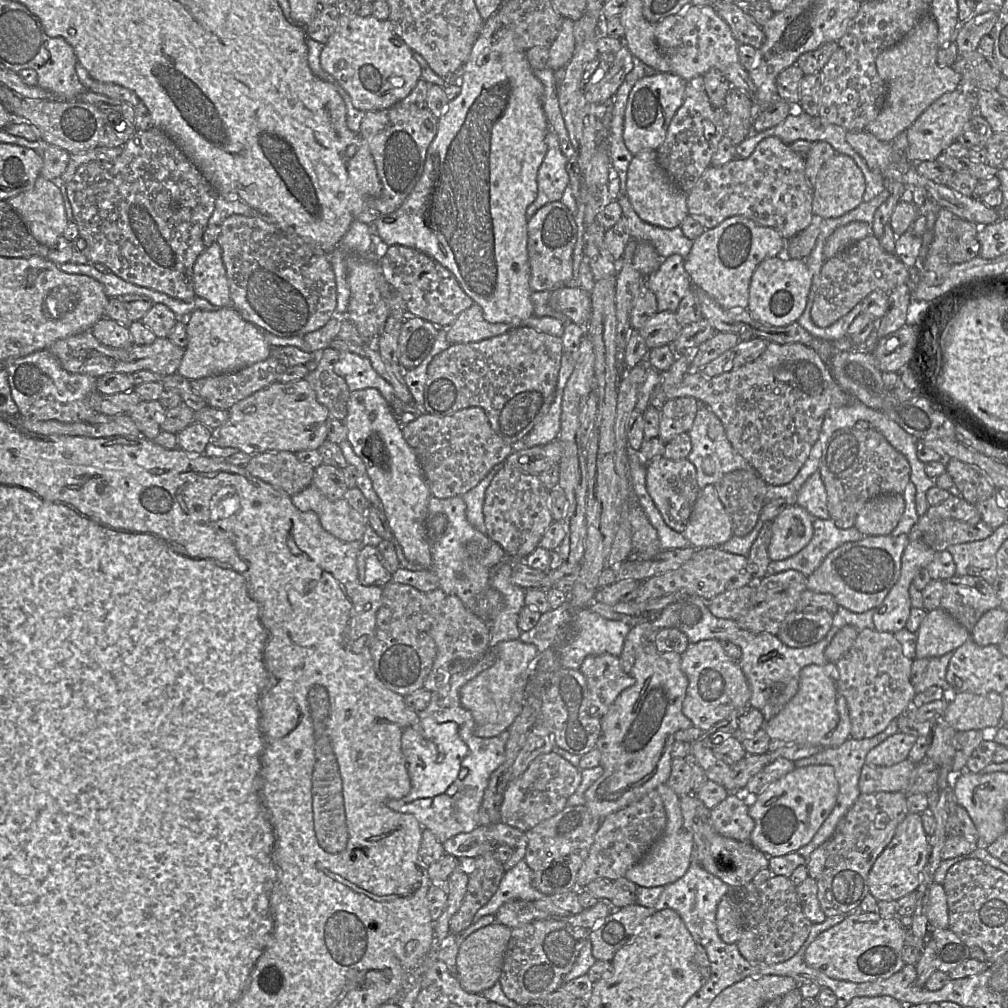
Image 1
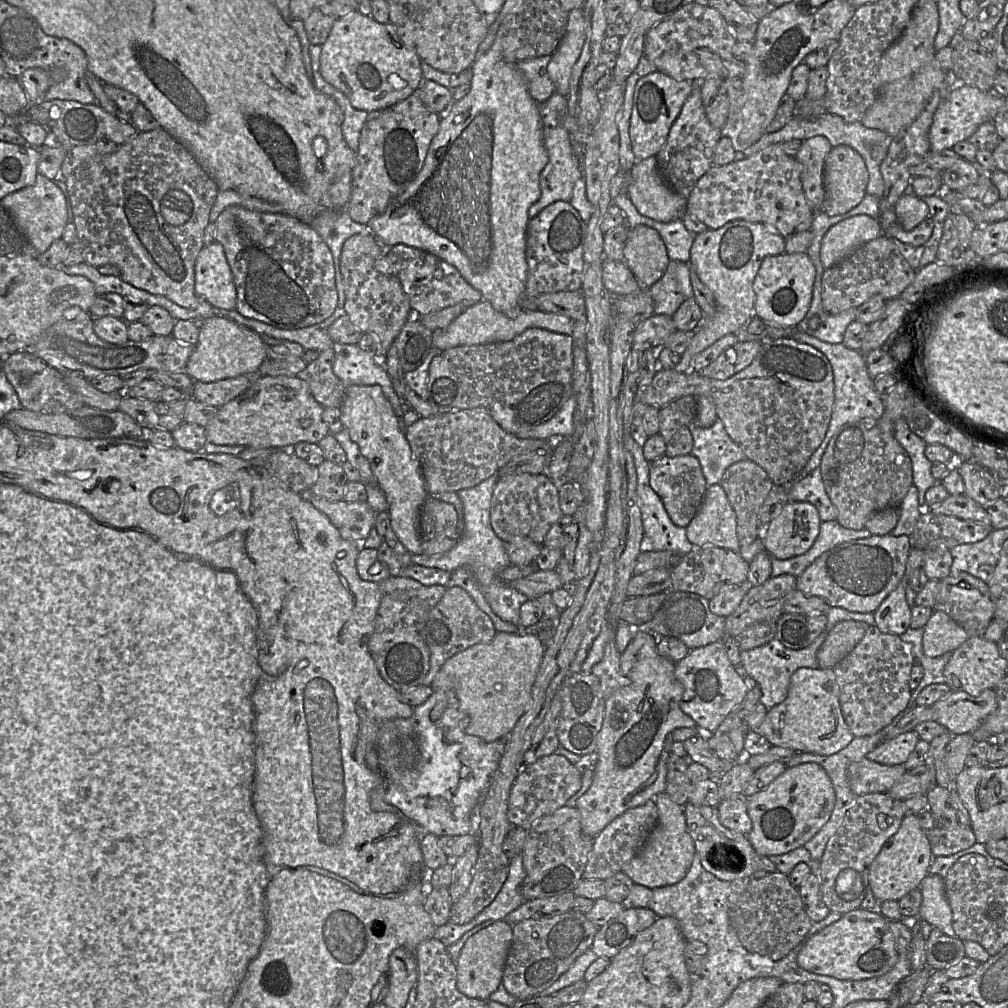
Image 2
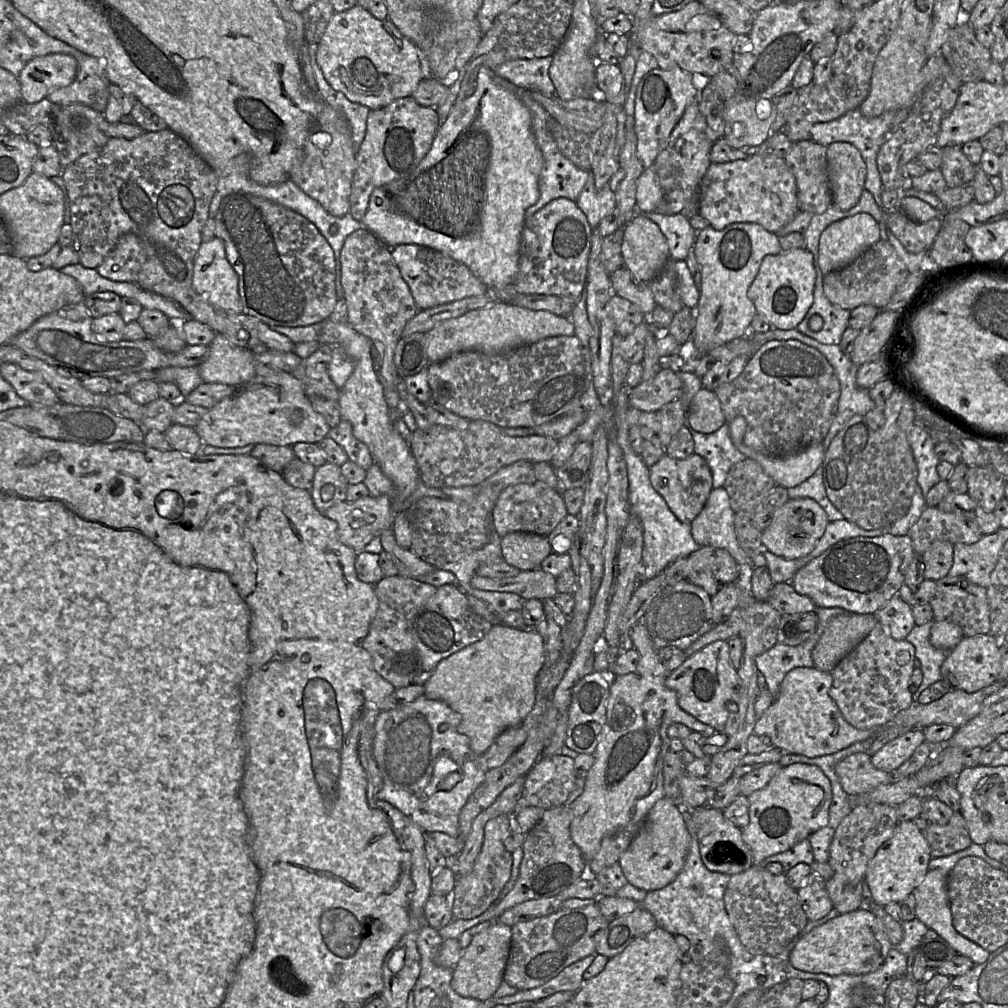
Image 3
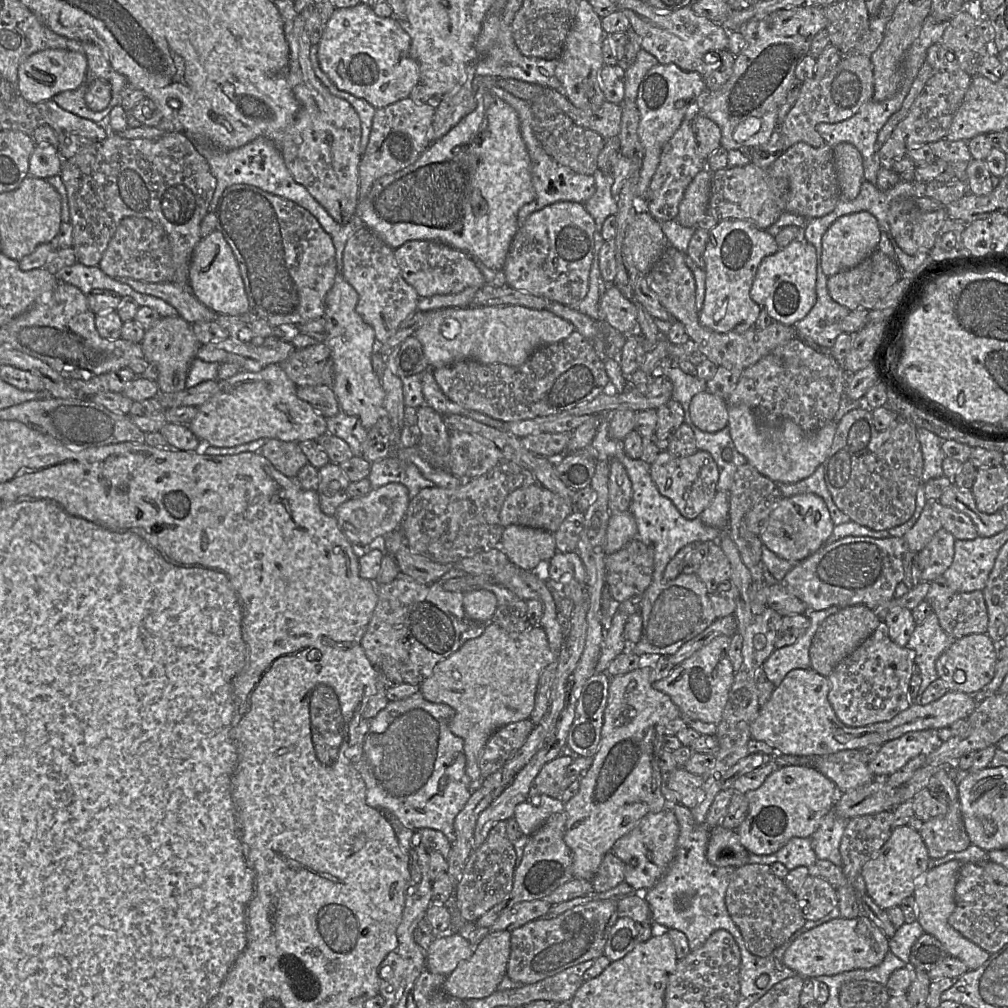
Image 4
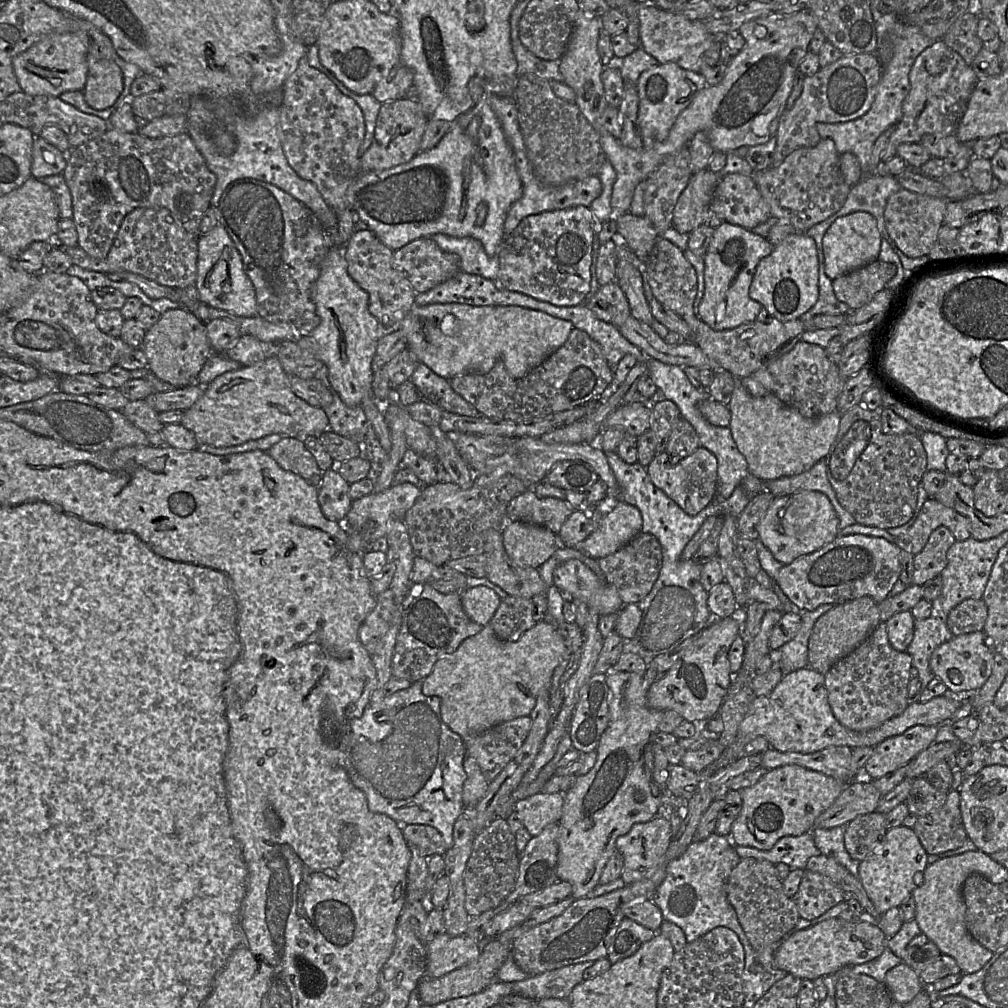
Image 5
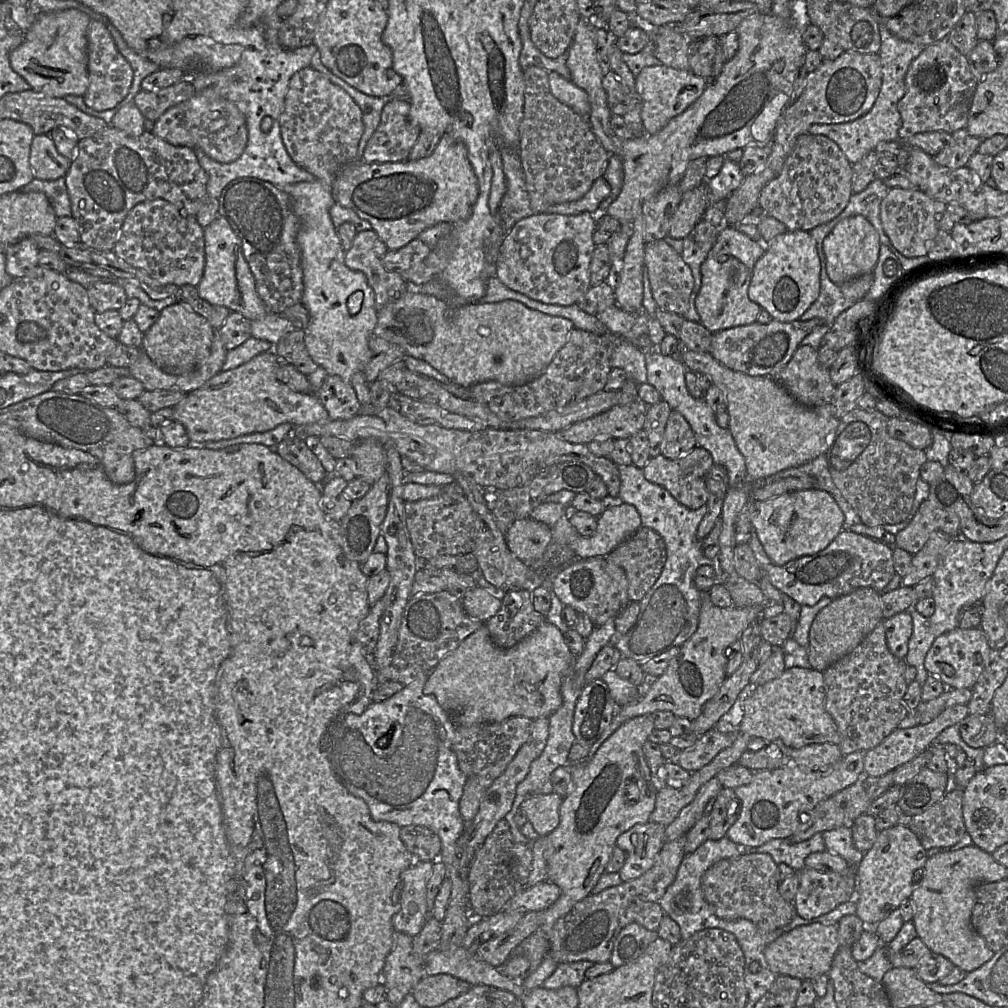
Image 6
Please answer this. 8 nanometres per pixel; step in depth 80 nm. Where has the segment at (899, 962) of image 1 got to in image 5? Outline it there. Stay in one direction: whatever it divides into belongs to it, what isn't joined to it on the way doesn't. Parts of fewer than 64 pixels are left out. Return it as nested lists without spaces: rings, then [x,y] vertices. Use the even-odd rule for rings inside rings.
[[[840,918],[822,921],[789,937],[776,951],[775,966],[788,974],[814,981],[833,975],[845,966],[854,966],[879,957],[887,945],[887,937],[876,921],[865,918],[848,922]]]

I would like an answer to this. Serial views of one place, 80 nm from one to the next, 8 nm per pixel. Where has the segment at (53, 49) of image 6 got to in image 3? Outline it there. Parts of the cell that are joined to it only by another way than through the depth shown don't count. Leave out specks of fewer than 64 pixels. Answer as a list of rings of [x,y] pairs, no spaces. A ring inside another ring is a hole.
[[[48,54],[29,61],[18,79],[22,101],[35,104],[53,91],[70,85],[78,72],[77,60],[66,54]]]

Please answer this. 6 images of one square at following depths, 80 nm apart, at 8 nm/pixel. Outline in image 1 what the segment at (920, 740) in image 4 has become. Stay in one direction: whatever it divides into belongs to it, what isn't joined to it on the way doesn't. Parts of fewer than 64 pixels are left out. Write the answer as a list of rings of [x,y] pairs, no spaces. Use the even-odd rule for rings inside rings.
[[[898,731],[873,748],[867,754],[865,764],[885,767],[896,765],[908,759],[916,739],[913,735]]]

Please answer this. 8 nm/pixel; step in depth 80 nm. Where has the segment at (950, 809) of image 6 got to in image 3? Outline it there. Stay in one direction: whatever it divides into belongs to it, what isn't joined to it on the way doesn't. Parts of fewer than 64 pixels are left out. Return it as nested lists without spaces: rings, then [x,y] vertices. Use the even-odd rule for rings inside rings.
[[[954,812],[945,825],[930,823],[922,832],[932,858],[946,857],[968,848],[972,840],[961,812]]]

